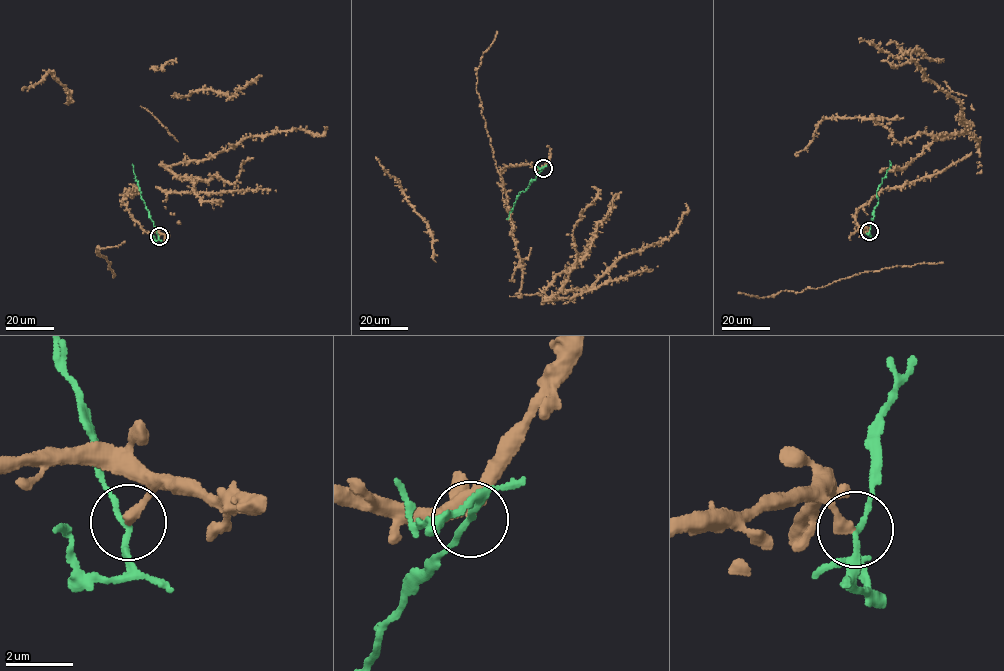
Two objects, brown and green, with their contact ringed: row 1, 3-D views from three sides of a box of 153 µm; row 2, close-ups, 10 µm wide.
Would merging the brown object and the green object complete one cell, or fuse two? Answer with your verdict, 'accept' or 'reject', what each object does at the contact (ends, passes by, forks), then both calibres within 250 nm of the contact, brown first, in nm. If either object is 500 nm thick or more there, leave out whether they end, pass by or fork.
reject; brown ends; green passes by; calibres 320 and 150 nm

